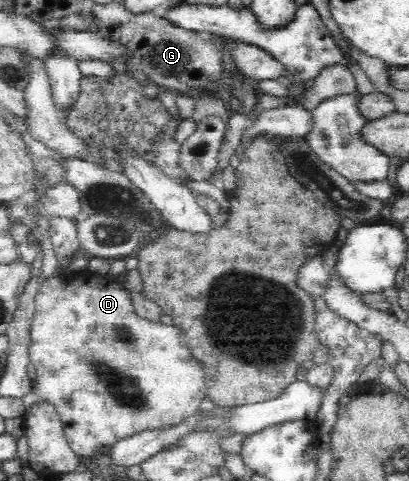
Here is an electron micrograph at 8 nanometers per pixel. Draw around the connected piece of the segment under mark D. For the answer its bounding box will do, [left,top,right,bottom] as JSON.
[28,274,207,461]

